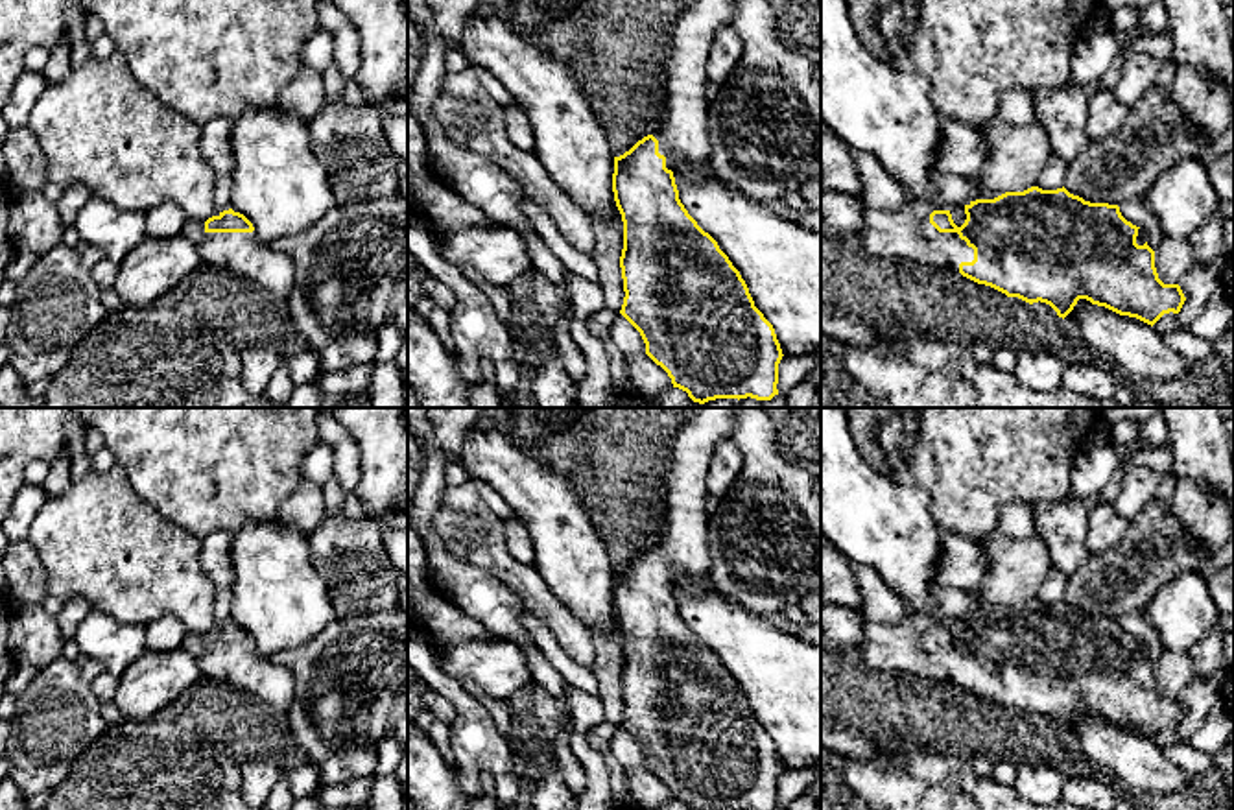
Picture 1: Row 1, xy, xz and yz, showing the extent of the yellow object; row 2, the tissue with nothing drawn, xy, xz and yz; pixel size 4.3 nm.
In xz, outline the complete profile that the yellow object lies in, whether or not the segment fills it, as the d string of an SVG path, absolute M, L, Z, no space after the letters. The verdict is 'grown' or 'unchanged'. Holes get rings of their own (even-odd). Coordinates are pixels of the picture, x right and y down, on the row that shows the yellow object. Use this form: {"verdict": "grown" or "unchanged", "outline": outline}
{"verdict": "grown", "outline": "M695 0L673 24L664 79L664 101L657 127L629 151L614 157L612 192L623 221L620 256L623 304L620 314L640 332L646 354L671 378L673 387L688 393L694 402L716 399L771 400L778 395L778 363L782 349L773 325L754 306L745 280L718 242L705 232L679 199L673 173L681 162L708 166L708 96L705 92L706 61L716 31L734 17L736 0Z"}

